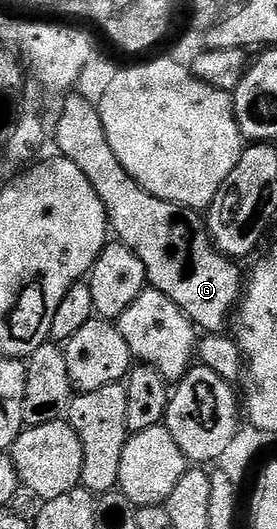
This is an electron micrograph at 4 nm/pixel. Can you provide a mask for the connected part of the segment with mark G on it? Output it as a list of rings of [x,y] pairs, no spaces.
[[[71,94],[66,97],[63,109],[59,112],[59,121],[55,124],[55,144],[65,159],[71,159],[77,164],[89,183],[101,198],[101,203],[107,211],[107,223],[110,231],[117,235],[118,243],[129,246],[137,258],[141,258],[141,266],[145,266],[148,285],[161,294],[167,295],[181,309],[196,329],[207,334],[219,334],[228,327],[233,313],[239,303],[240,295],[245,287],[244,273],[239,273],[240,265],[229,256],[223,256],[211,243],[207,233],[204,217],[196,209],[186,208],[173,202],[165,202],[153,194],[149,194],[127,173],[117,162],[117,154],[109,146],[105,138],[105,126],[99,117],[99,109],[83,96]]]

